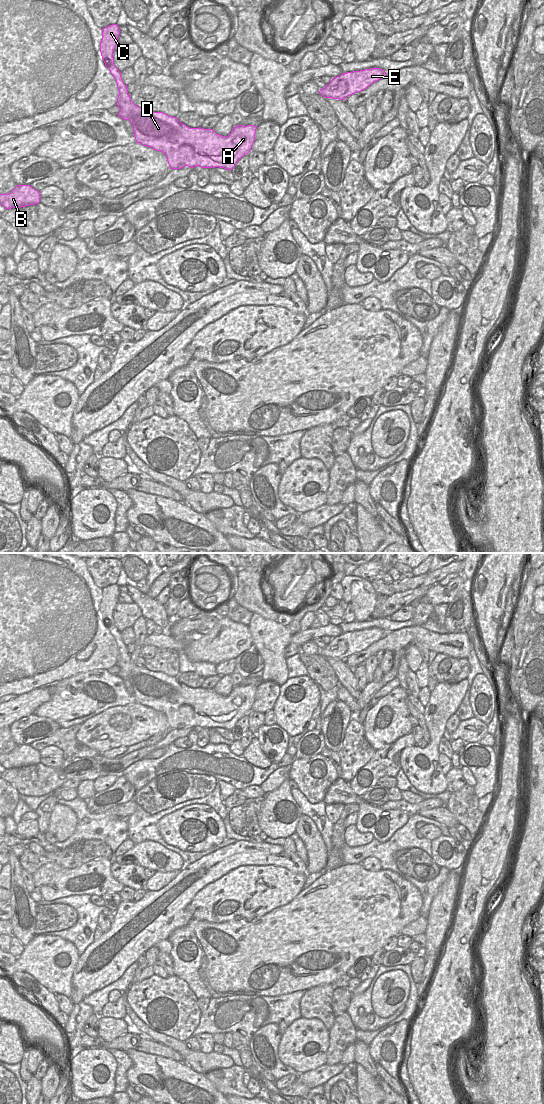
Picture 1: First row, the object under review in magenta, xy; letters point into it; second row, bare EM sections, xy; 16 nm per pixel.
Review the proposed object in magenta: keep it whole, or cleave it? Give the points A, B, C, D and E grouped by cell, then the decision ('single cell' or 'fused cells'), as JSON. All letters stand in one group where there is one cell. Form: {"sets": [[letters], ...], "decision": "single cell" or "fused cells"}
{"sets": [["A", "B", "C", "D", "E"]], "decision": "single cell"}

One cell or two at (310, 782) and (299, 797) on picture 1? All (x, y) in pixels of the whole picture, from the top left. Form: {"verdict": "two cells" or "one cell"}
{"verdict": "two cells"}

